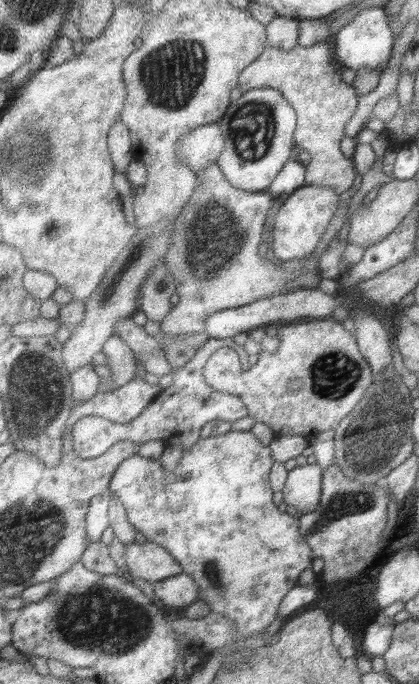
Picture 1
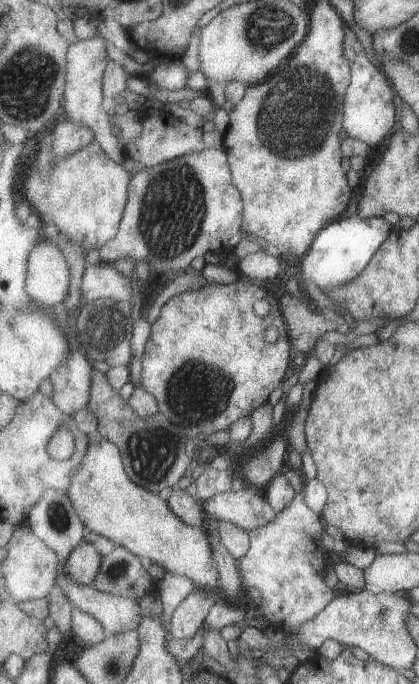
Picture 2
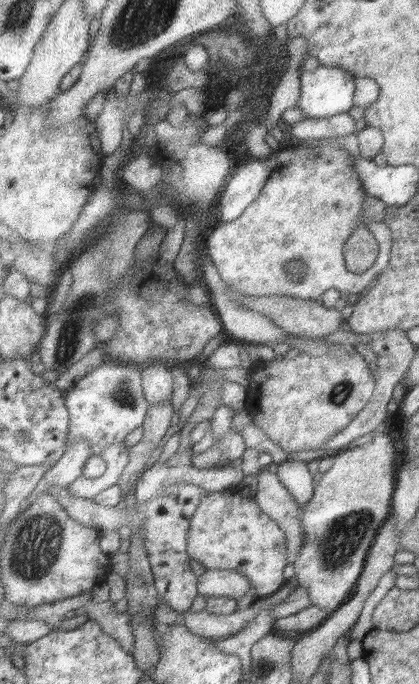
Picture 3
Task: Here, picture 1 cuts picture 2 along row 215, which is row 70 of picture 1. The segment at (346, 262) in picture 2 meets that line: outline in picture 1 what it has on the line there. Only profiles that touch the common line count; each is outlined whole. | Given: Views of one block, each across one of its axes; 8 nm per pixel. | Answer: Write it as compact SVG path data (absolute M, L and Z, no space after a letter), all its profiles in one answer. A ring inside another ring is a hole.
M385 6L365 8L361 10L347 26L343 26L337 34L337 56L345 64L345 68L361 72L363 68L383 68L391 60L391 50L395 42L395 30L391 26L391 16L385 12Z

